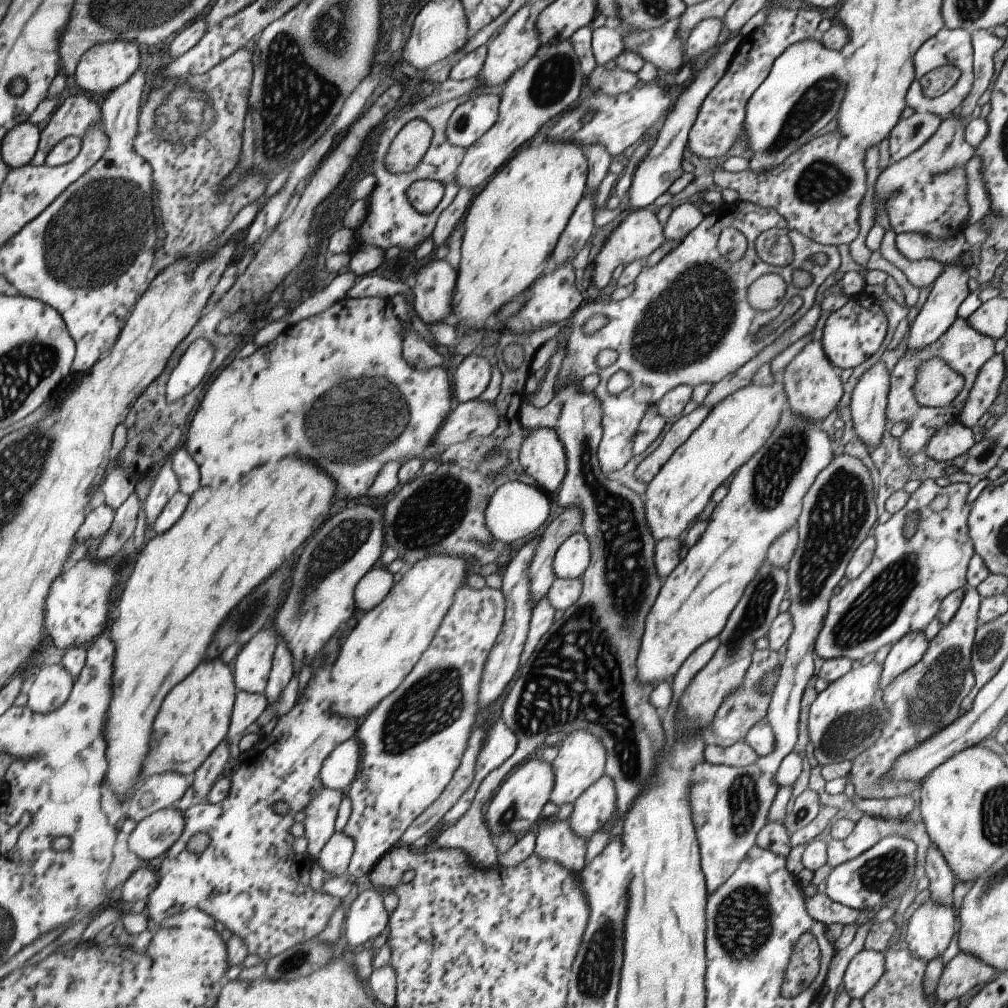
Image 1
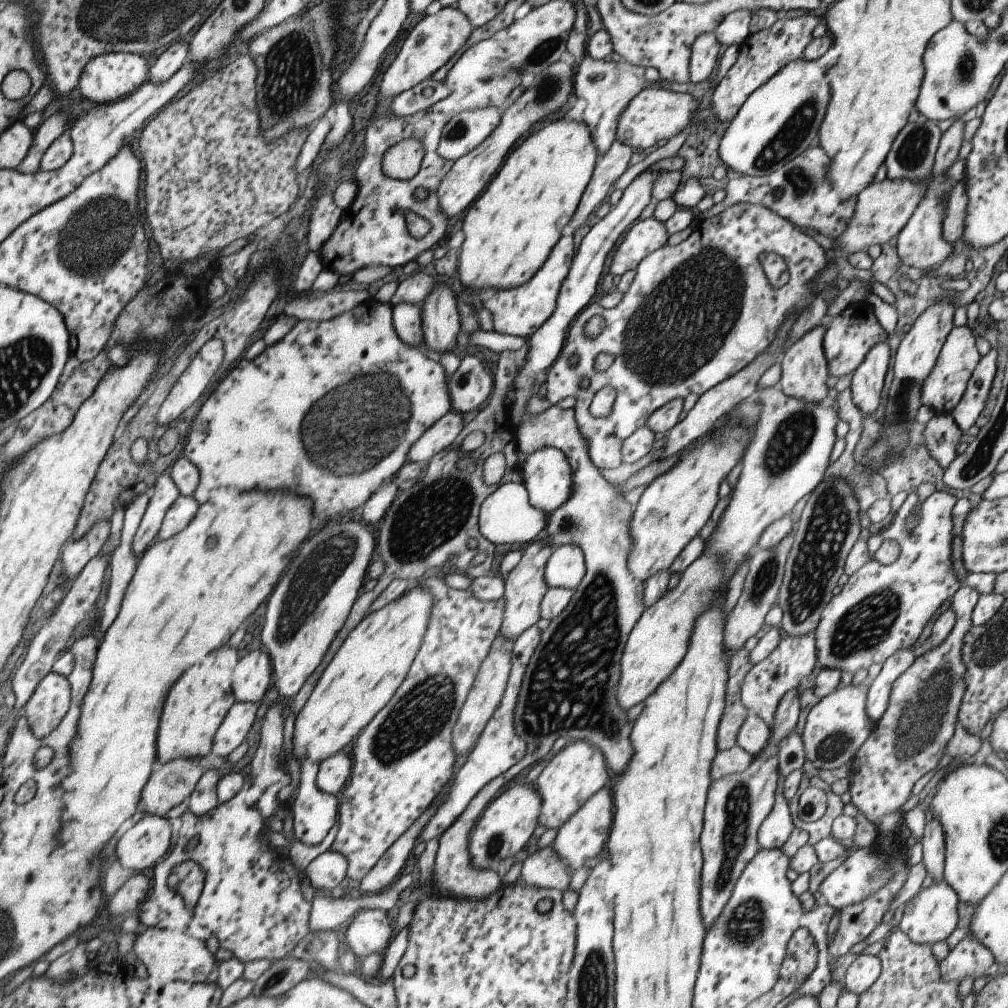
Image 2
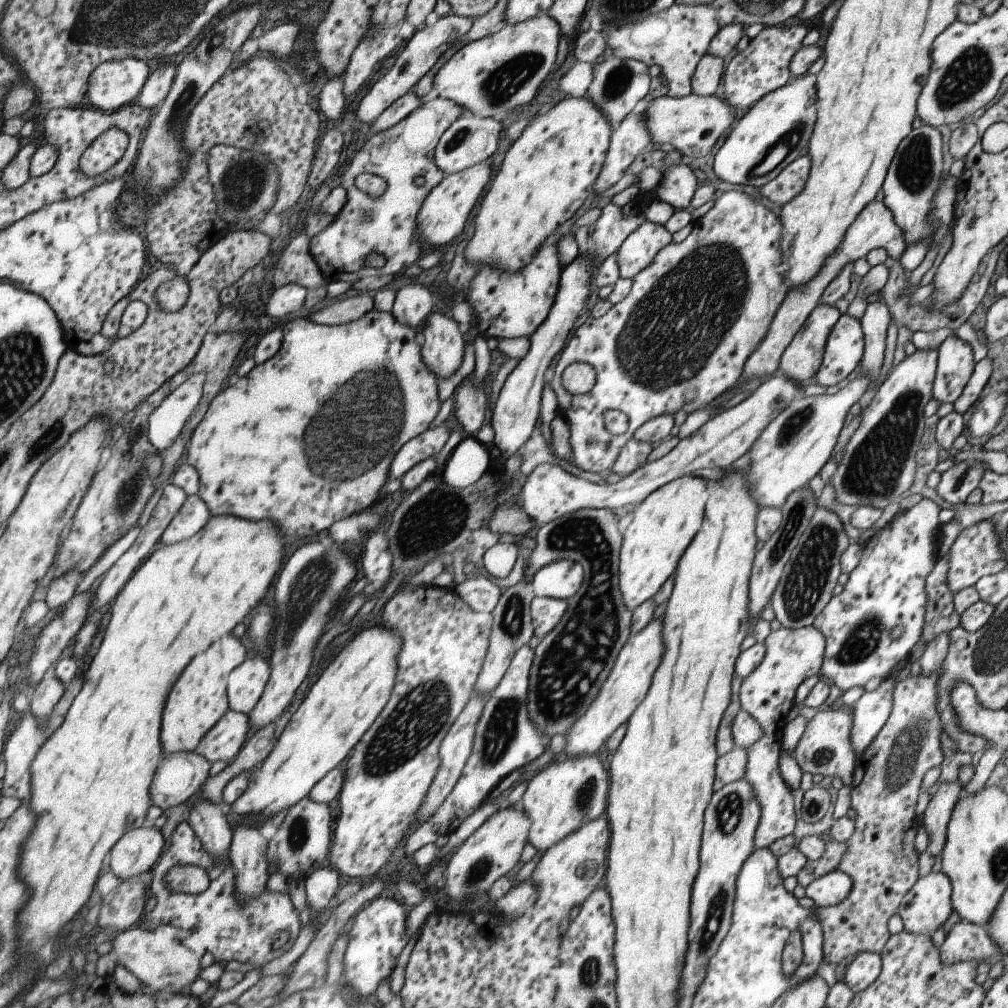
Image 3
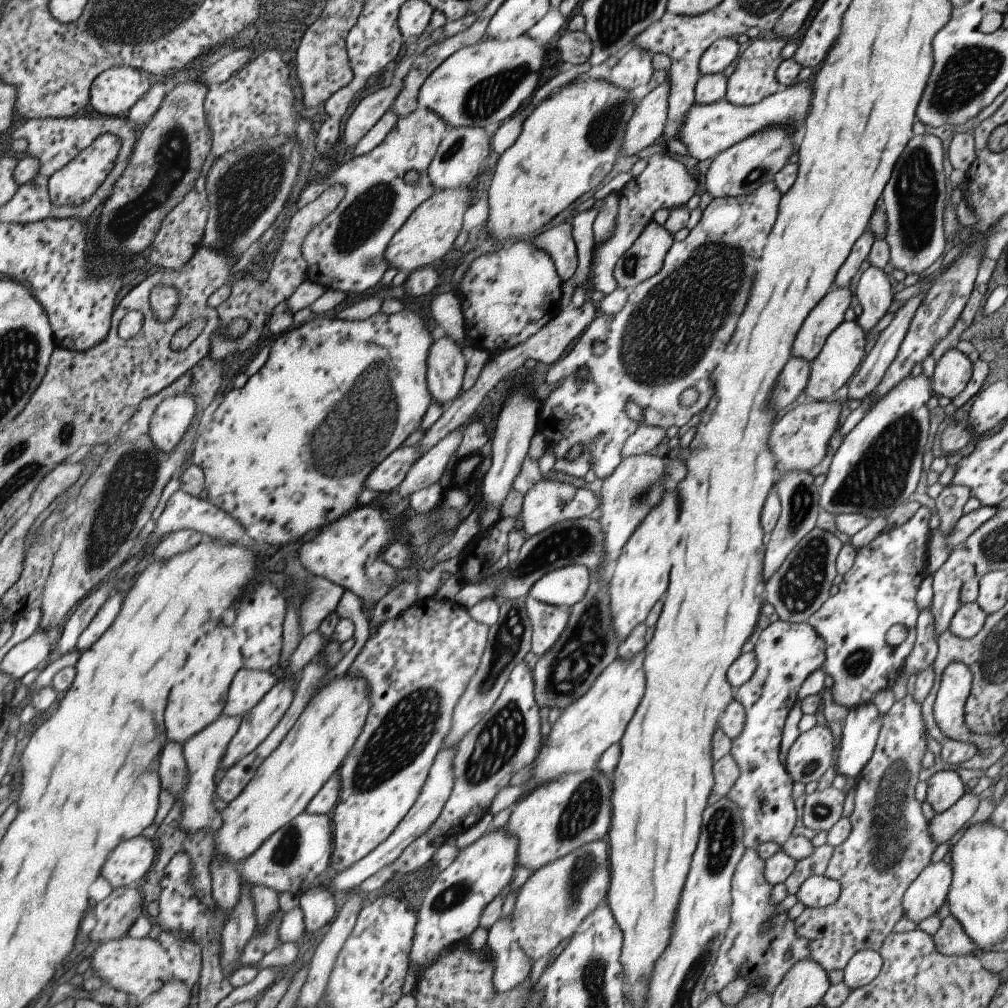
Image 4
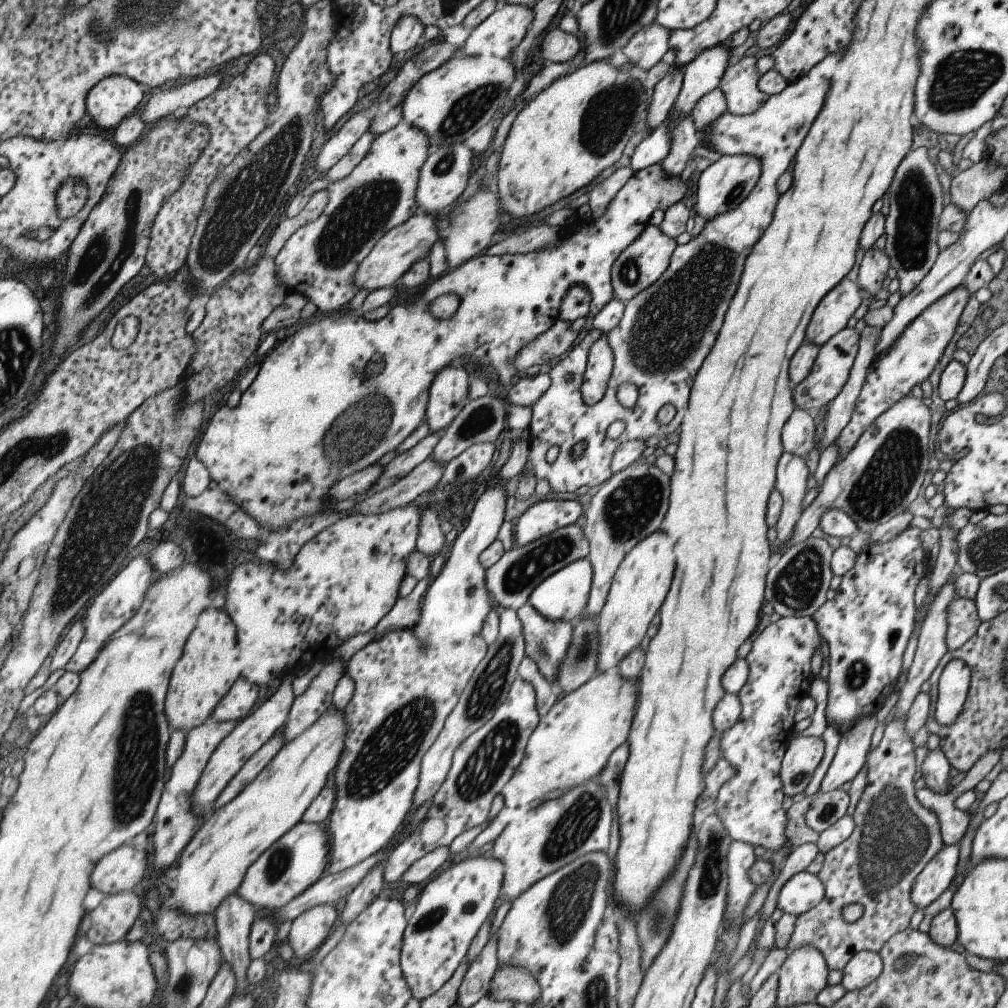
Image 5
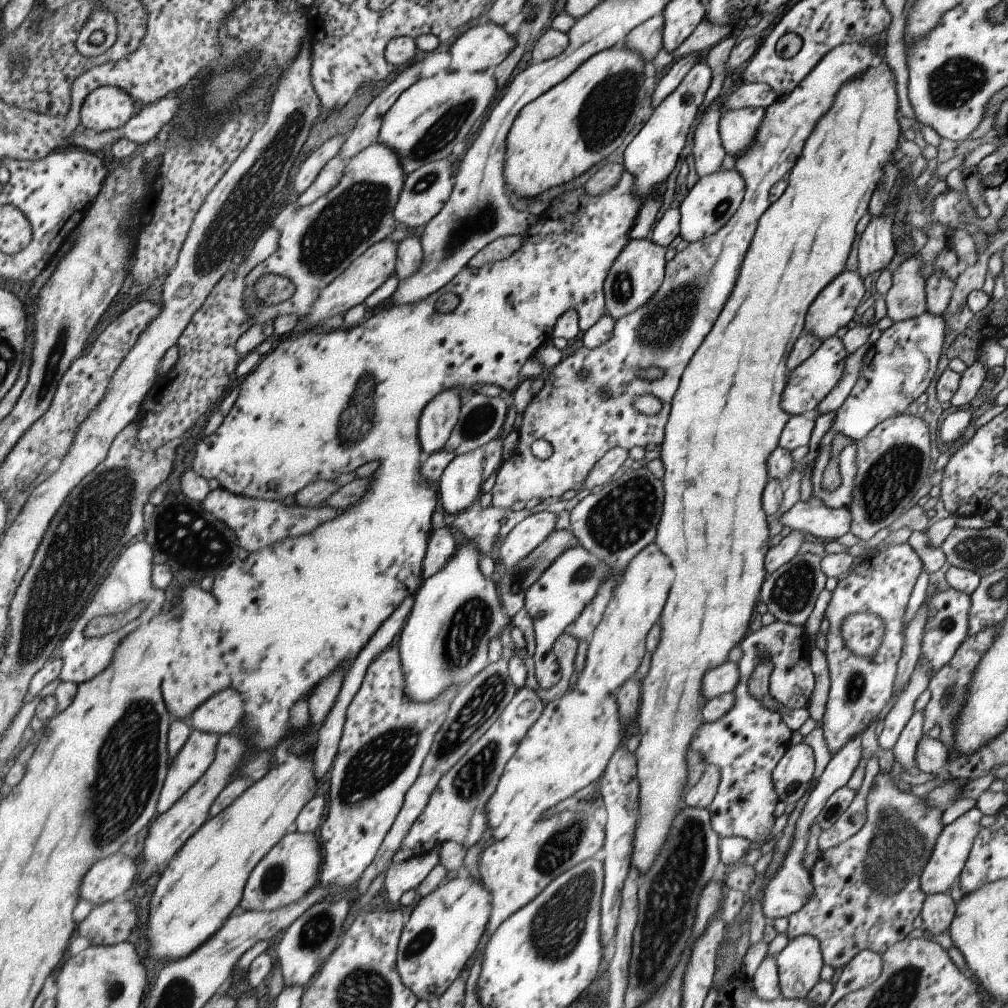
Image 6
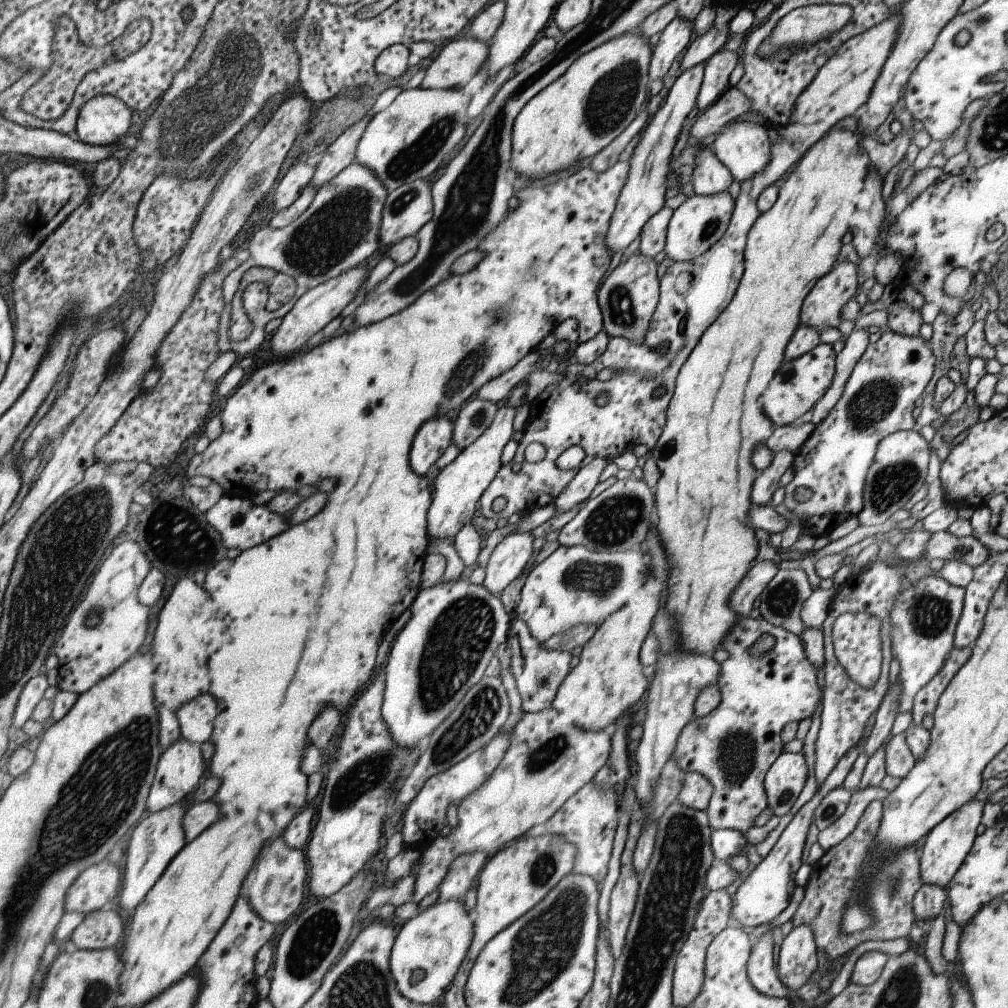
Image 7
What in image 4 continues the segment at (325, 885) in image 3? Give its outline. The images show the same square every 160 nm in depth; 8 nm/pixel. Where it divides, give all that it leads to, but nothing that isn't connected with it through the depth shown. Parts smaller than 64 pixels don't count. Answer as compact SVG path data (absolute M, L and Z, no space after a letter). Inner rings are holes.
M323 885L313 886L299 896L298 907L302 912L304 928L308 932L315 932L323 928L335 914L333 910L332 892Z

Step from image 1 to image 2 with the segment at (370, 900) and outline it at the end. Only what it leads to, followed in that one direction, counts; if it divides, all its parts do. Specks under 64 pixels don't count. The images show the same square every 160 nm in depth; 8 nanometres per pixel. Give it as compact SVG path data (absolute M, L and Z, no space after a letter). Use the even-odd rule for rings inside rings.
M381 909L357 911L345 930L345 942L359 960L371 952L383 952L393 935L393 923Z

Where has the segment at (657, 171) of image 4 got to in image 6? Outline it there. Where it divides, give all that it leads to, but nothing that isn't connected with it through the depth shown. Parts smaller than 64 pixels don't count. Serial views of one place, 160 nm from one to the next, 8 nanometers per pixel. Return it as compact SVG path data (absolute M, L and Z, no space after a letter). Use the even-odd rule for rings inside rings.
M623 171L620 181L605 194L592 197L586 194L583 188L572 190L570 192L560 194L557 198L561 198L561 204L541 214L535 224L531 224L528 230L523 234L524 239L519 250L516 250L511 256L503 260L481 265L476 269L473 268L470 272L463 272L455 275L445 286L431 293L427 298L418 300L411 304L398 304L389 306L389 308L381 308L381 310L373 311L368 314L367 318L346 329L335 329L330 332L320 329L313 329L303 332L295 338L282 340L270 353L267 353L260 364L255 367L255 370L249 374L244 380L240 381L239 396L228 412L223 424L213 433L202 438L196 446L196 454L192 462L192 468L198 473L201 473L207 480L218 480L221 486L230 490L233 494L249 497L252 499L262 498L277 498L277 490L281 490L281 486L285 488L287 482L291 482L291 496L301 490L304 486L314 483L319 480L331 480L339 474L357 470L361 464L371 462L371 460L379 460L381 466L377 470L377 484L373 488L369 488L369 492L355 504L351 506L347 512L343 512L341 516L337 516L335 520L327 522L327 524L319 525L314 528L308 535L301 535L297 538L285 539L273 547L257 551L249 556L249 560L237 560L233 566L229 566L227 570L223 570L221 574L217 574L215 580L215 590L213 594L219 600L219 608L221 612L225 612L225 628L227 634L223 636L223 650L229 662L229 670L233 676L233 688L237 688L239 692L245 692L245 700L247 700L247 722L251 724L251 728L255 730L253 736L253 744L269 755L276 758L277 764L287 763L291 755L295 755L297 750L285 749L284 744L290 738L289 712L293 702L297 702L303 694L309 694L311 688L319 682L326 674L335 670L339 664L353 662L357 652L359 652L365 643L373 636L373 633L381 626L383 622L397 608L397 605L409 595L414 595L419 589L422 582L421 565L426 549L428 533L432 530L429 524L431 514L437 511L437 496L435 491L425 484L418 471L419 466L419 450L418 443L418 420L423 407L435 396L438 392L445 389L455 387L469 388L474 384L498 386L501 390L513 390L519 383L519 371L523 363L532 356L532 352L545 343L551 337L551 331L557 318L565 312L565 310L573 309L578 314L578 327L584 332L597 322L597 319L606 312L604 305L604 294L602 291L607 271L615 257L621 252L621 249L631 239L629 236L632 224L637 216L638 208L642 205L637 197L632 195L632 187L634 186L634 176L627 171ZM452 292L457 296L458 303L453 310L446 313L440 313L435 310L435 300L445 294Z

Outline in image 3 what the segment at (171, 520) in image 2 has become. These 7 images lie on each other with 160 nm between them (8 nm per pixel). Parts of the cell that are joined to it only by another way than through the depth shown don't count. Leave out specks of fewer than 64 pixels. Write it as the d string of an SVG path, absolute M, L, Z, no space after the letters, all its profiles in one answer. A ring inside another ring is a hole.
M198 494L188 496L181 511L165 530L161 544L171 545L192 538L210 519L211 512Z

